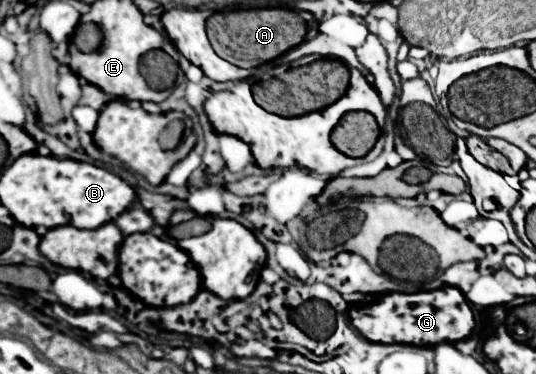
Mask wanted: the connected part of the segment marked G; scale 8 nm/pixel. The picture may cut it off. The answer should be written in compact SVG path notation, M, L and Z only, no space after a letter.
M453 286L431 290L431 292L387 292L379 294L373 302L353 304L347 310L351 326L359 332L359 336L369 342L385 342L385 344L415 344L415 346L435 346L439 342L459 342L467 338L475 326L473 312L459 290Z

